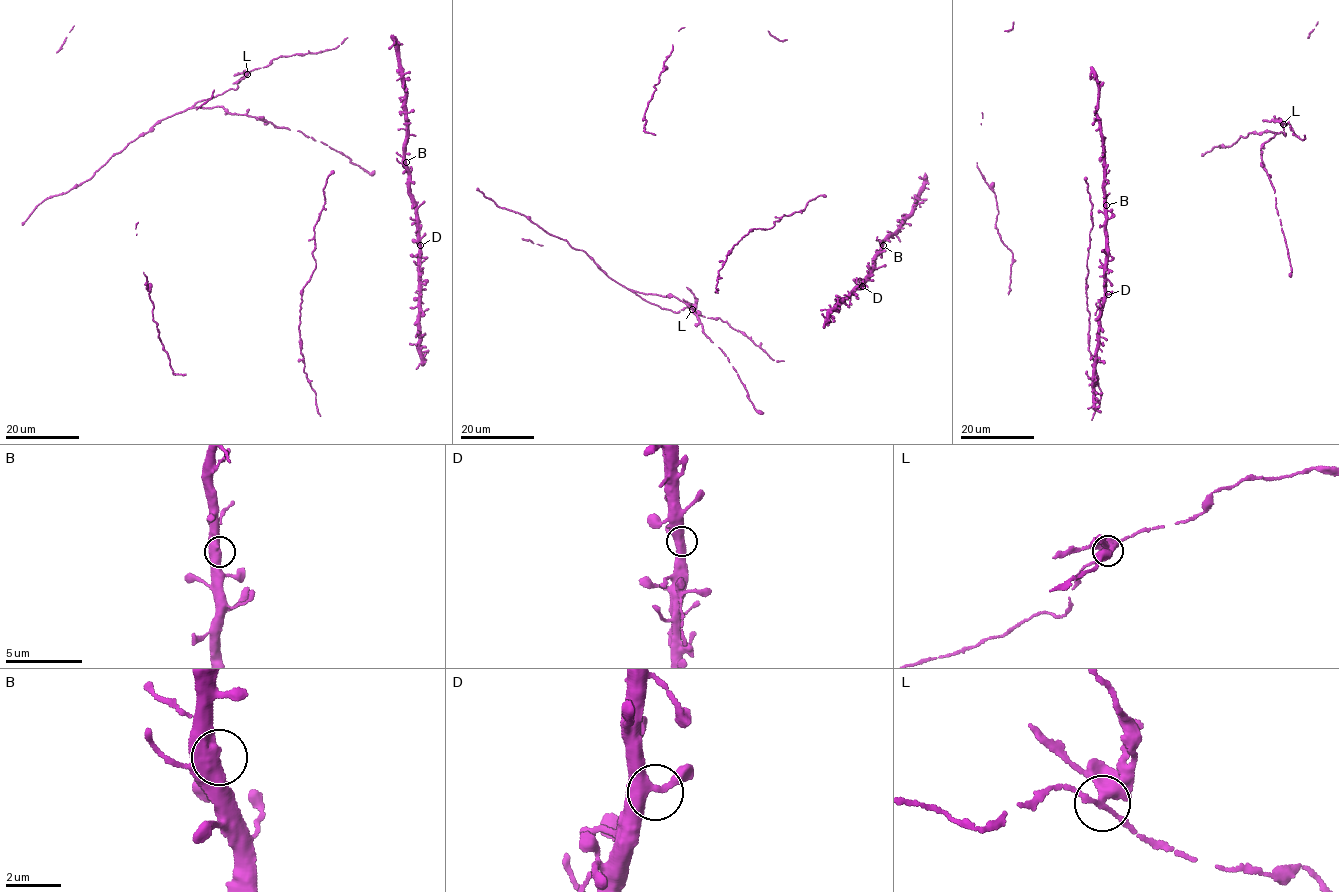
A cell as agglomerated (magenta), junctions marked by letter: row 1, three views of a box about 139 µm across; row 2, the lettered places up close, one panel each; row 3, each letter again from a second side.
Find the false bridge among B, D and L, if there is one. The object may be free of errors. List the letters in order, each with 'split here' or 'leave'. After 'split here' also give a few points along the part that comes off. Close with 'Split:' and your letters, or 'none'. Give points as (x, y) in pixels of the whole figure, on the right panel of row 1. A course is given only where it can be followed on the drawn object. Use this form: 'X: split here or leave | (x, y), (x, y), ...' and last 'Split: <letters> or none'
B: leave
D: leave
L: split here | (1283, 123), (1263, 120)
Split: L

